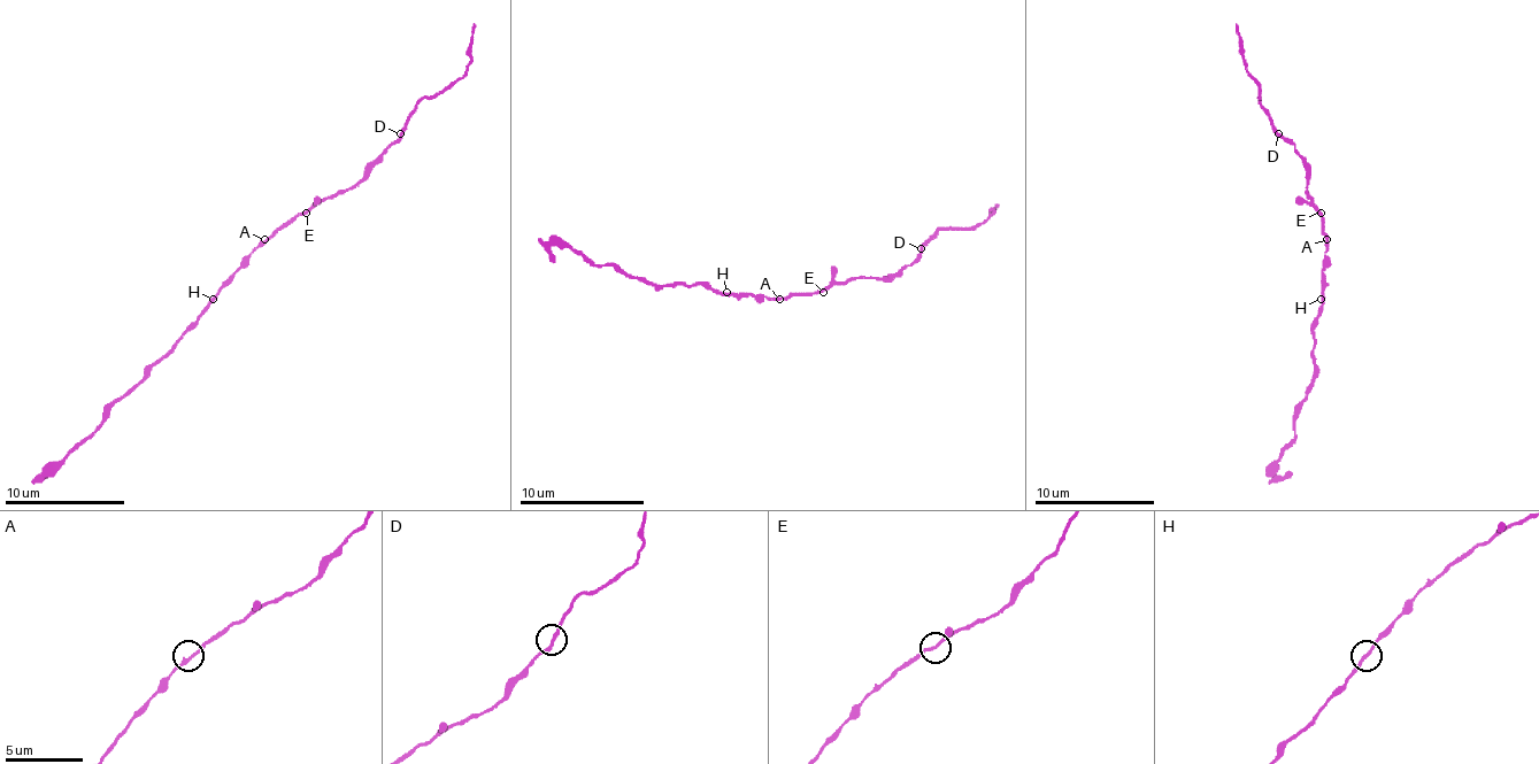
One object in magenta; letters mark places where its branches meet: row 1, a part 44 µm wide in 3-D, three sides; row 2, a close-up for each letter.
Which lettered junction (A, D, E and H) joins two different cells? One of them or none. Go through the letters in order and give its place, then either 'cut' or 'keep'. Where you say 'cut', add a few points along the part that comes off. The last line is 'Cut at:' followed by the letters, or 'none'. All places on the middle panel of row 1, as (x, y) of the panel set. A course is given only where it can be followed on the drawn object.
A: (779, 299) | keep
D: (921, 248) | keep
E: (823, 292) | keep
H: (726, 292) | keep
Cut at: none

